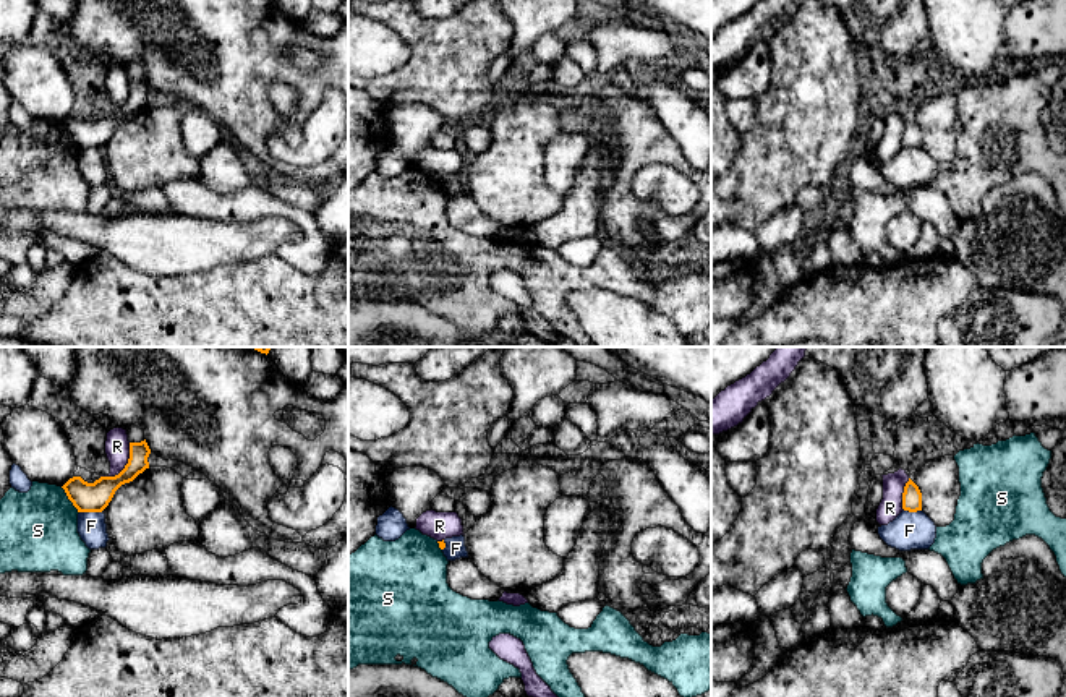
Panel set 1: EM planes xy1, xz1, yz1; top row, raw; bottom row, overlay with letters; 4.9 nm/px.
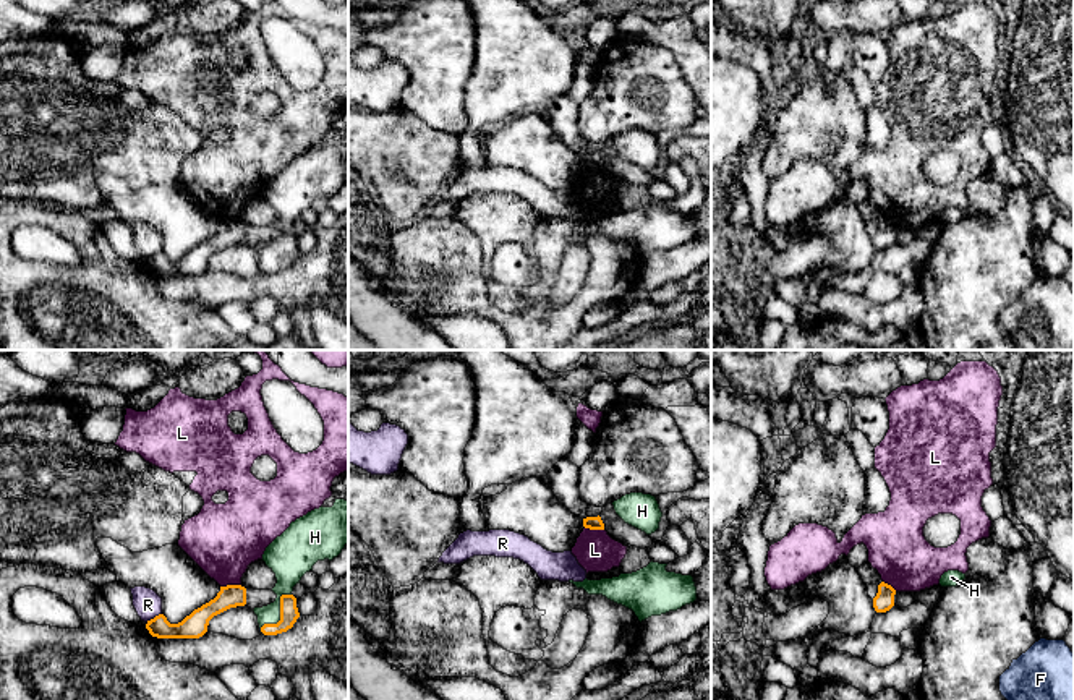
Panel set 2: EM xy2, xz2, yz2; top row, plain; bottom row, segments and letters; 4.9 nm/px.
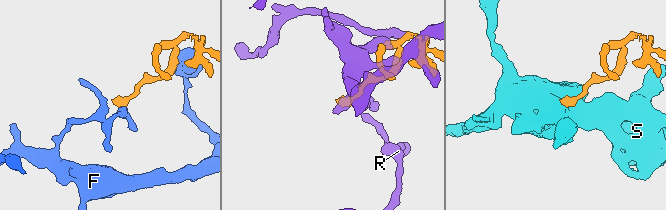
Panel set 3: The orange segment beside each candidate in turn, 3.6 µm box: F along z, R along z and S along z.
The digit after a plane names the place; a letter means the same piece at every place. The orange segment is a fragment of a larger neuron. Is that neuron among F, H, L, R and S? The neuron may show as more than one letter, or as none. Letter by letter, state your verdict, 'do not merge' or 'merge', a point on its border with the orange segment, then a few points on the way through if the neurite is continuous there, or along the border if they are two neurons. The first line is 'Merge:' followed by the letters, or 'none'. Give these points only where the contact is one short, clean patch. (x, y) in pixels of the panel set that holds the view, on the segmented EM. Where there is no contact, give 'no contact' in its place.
Merge: H
F: do not merge | xy1 (91, 511) | along xy1 (102, 509), (80, 513)
H: merge | xy2 (281, 613) | across xy2 (289, 613), (281, 613), (281, 597), (289, 564)
L: do not merge | xy2 (230, 585) | along xy2 (240, 584), (221, 587)
R: do not merge | xy1 (125, 467)
S: do not merge | xy1 (68, 498) | along xy1 (60, 487), (78, 513)

